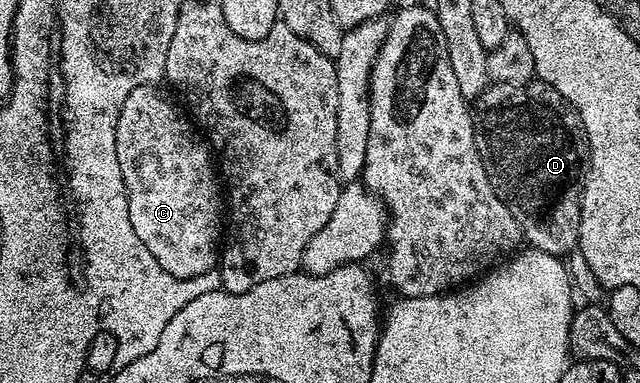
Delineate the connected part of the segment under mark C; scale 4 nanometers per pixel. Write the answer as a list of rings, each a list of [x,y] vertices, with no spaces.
[[[151,85],[132,89],[132,93],[128,93],[128,101],[124,101],[124,109],[120,109],[120,121],[116,121],[116,157],[120,157],[120,173],[124,177],[124,189],[128,193],[128,217],[132,217],[132,229],[136,229],[136,237],[140,237],[140,241],[144,241],[148,253],[152,253],[152,257],[156,257],[158,264],[168,273],[172,273],[172,277],[191,279],[197,275],[211,274],[219,262],[220,240],[224,235],[224,187],[220,182],[220,175],[216,170],[211,148],[204,142],[203,136],[196,130],[195,124],[185,114],[182,116],[178,112],[177,105],[172,100],[165,99],[157,91],[158,89],[157,86]]]

